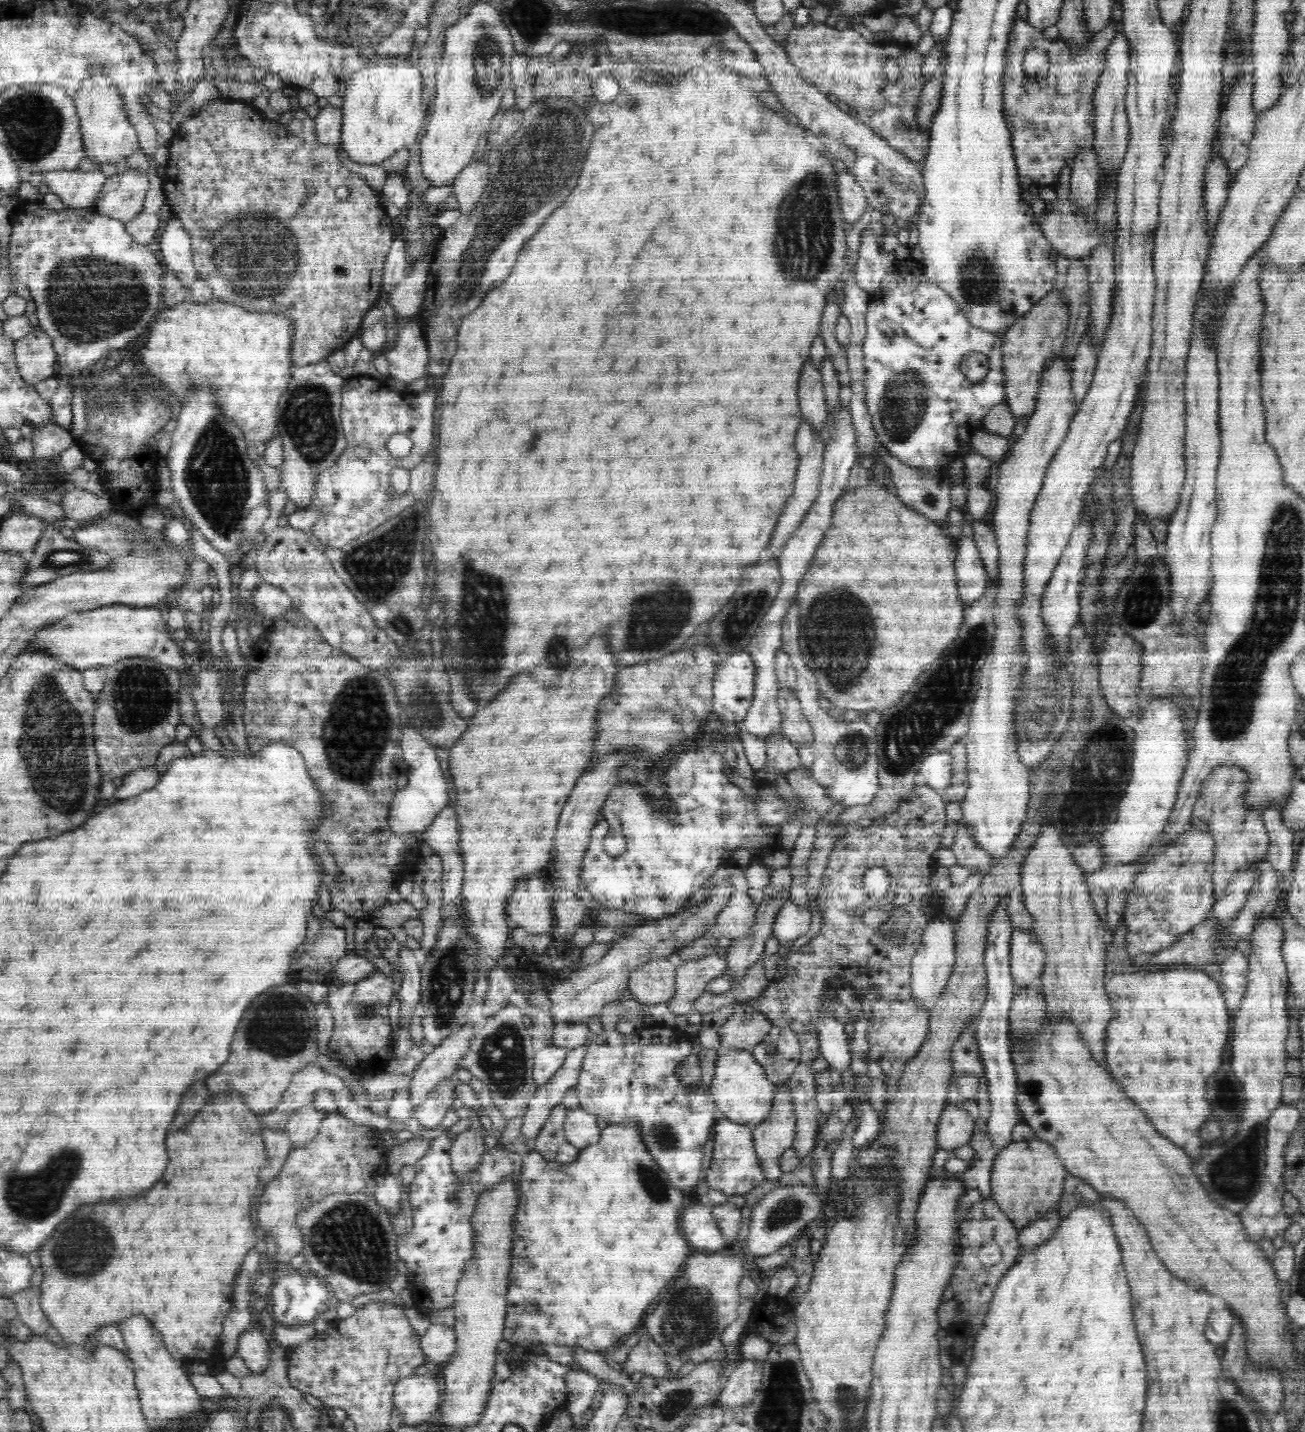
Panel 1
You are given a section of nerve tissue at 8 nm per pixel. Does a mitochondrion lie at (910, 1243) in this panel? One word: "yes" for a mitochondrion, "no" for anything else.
no

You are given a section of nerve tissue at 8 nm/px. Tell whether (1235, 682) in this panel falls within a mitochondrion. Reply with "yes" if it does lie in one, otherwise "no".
yes

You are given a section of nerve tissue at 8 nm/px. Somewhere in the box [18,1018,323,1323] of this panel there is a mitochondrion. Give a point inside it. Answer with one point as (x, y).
(83, 1248)

